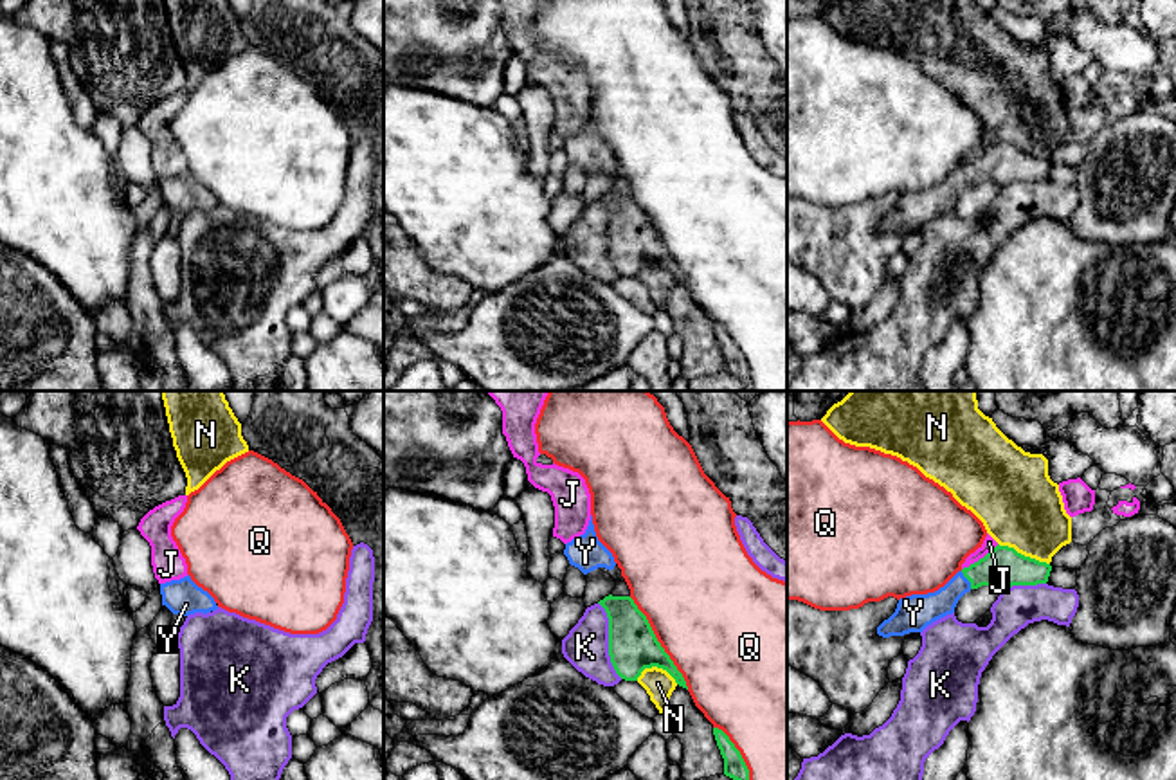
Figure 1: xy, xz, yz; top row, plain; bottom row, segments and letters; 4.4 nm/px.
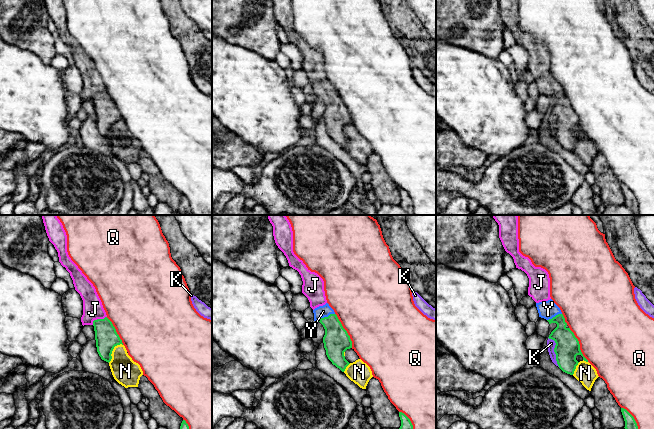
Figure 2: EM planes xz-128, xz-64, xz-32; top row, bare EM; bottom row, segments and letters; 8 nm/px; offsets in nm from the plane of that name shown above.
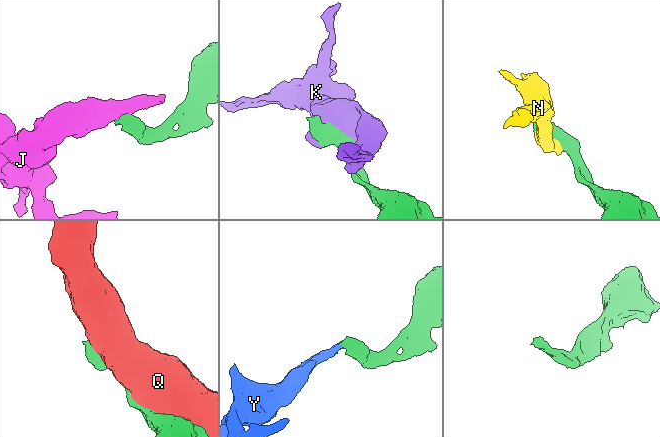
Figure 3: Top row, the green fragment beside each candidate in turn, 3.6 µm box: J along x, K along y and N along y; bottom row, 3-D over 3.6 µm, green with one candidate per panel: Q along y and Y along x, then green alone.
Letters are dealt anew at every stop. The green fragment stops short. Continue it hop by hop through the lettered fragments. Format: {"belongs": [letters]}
{"belongs": ["Y"]}

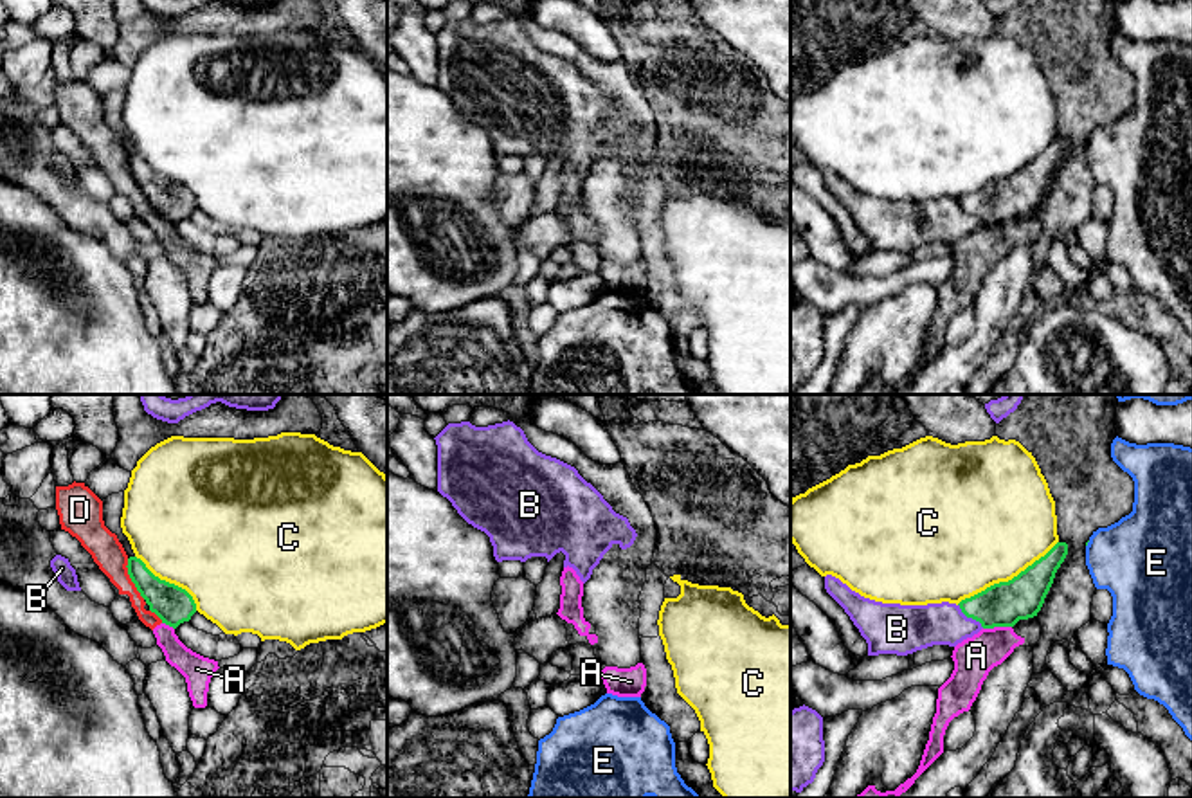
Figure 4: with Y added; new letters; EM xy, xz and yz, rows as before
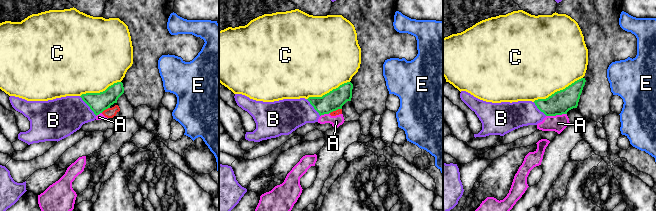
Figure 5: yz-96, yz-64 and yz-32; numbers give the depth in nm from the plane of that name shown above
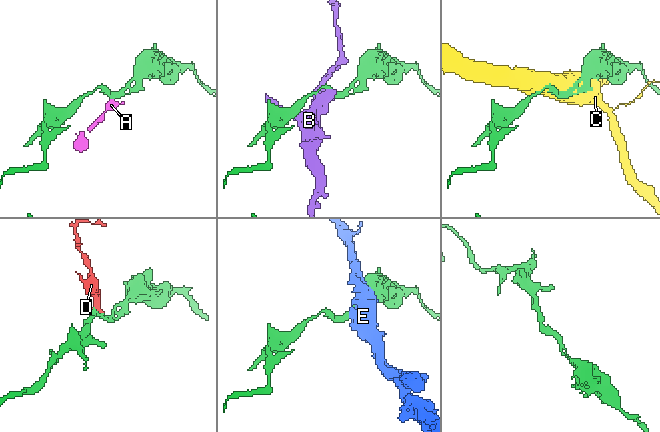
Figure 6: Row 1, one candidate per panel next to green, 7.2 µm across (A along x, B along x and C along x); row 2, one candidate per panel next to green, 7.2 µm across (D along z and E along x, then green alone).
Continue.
{"belongs": []}

